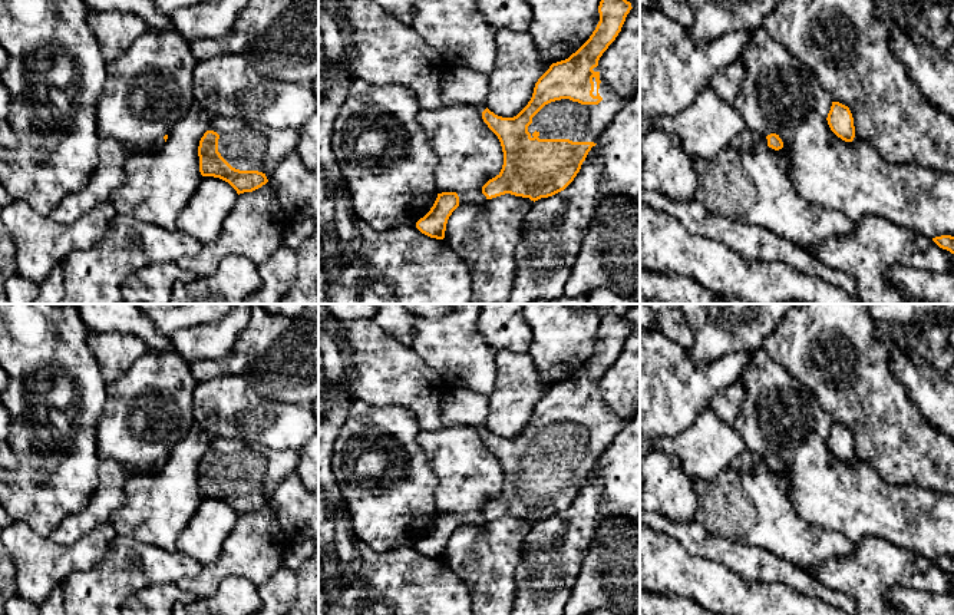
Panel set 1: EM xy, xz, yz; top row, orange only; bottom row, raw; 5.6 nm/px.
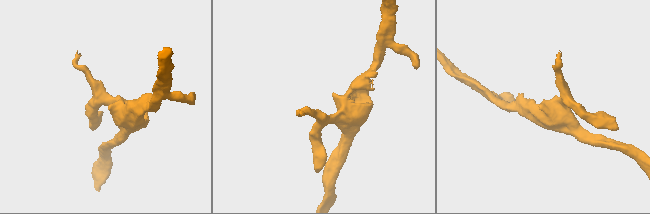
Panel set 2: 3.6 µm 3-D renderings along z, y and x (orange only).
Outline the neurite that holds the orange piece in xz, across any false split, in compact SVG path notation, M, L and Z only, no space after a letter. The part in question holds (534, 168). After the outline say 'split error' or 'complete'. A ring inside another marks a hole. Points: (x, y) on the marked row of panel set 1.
M601 0L598 6L600 22L592 34L568 59L549 66L549 69L535 83L534 93L528 105L514 118L498 116L486 108L485 100L489 92L489 77L463 66L448 66L448 69L442 73L442 106L478 106L483 122L501 142L504 165L501 172L482 186L482 194L486 199L511 194L515 196L529 198L535 202L541 198L548 198L564 191L574 181L591 148L597 145L603 132L628 100L624 97L615 97L607 83L600 80L598 60L621 32L625 17L631 9L631 3L627 0Z; split error

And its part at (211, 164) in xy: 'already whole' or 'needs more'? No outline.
needs more

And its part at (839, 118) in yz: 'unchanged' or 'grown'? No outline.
unchanged

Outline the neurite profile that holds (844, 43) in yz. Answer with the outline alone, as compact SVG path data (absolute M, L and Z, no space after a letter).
M780 0L779 4L762 20L762 26L768 30L768 33L776 42L782 43L795 59L813 72L819 83L831 95L832 102L839 102L849 108L854 118L855 136L868 143L882 158L882 161L898 165L918 165L954 175L954 120L940 108L921 96L918 86L912 82L904 65L891 50L889 36L897 24L898 23L892 19L878 17L875 14L875 0Z

